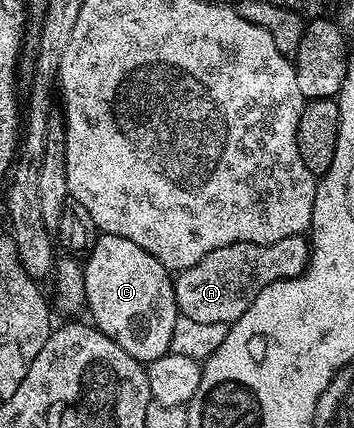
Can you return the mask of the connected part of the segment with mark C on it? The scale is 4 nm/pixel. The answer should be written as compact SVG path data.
M116 234L99 235L85 257L84 267L86 306L94 327L143 365L149 366L156 358L166 355L180 315L174 280L168 269L152 258L148 250L140 250L136 242L128 242L128 238Z

